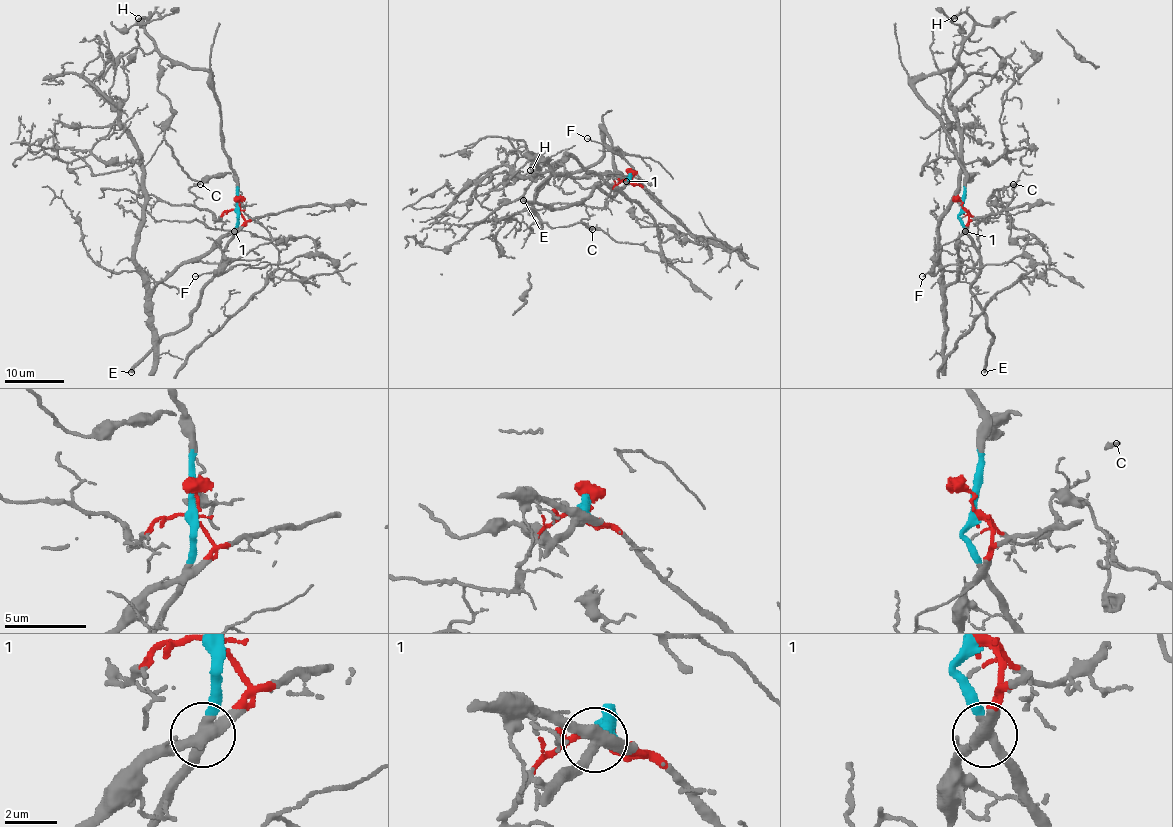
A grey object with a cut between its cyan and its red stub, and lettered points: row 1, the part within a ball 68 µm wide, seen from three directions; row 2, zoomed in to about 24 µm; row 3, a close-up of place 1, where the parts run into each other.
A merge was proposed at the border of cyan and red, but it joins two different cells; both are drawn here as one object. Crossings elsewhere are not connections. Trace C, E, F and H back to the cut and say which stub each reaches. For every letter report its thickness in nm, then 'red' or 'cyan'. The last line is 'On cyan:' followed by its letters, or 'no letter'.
C: calibre 280 nm; red
E: calibre 360 nm; cyan
F: calibre 100 nm; red
H: calibre 120 nm; cyan
On cyan: E, H

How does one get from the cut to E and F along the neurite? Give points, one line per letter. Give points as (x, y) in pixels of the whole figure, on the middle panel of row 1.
E: (629, 179), (629, 175), (613, 196), (595, 187), (582, 202), (566, 207), (548, 207), (523, 200)
F: (629, 179), (636, 184), (614, 175), (592, 175), (622, 174), (642, 181), (619, 154), (586, 138)

